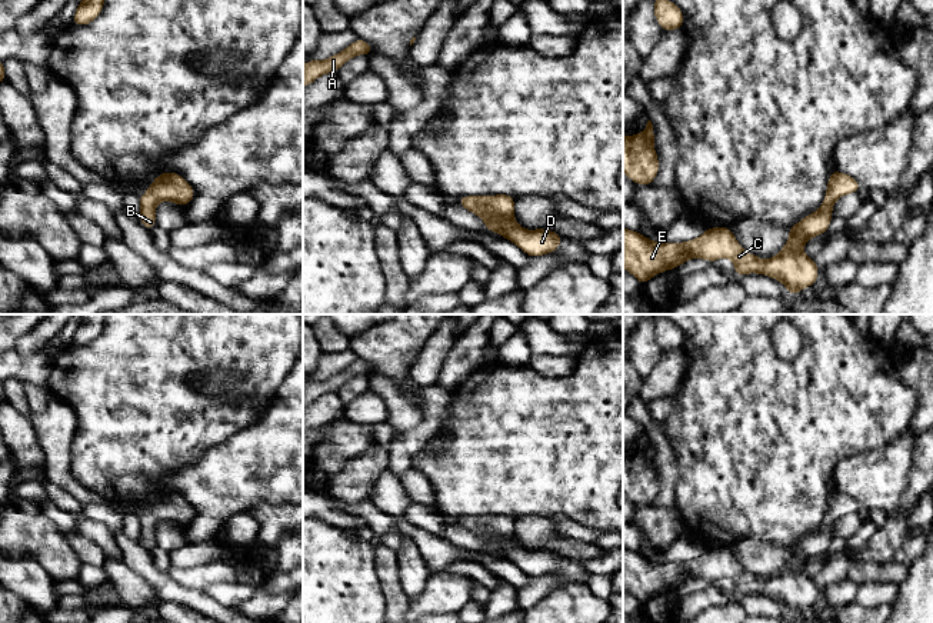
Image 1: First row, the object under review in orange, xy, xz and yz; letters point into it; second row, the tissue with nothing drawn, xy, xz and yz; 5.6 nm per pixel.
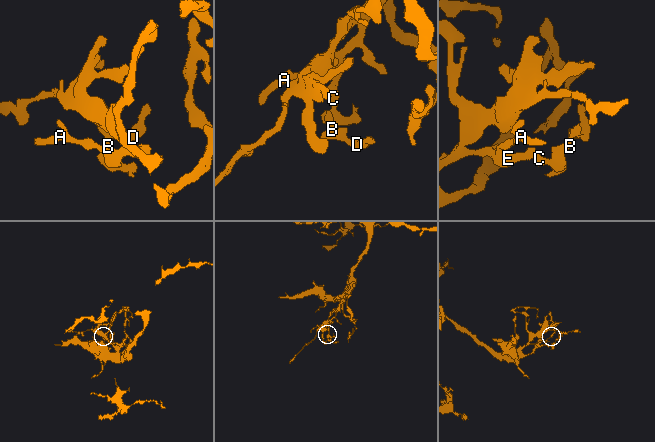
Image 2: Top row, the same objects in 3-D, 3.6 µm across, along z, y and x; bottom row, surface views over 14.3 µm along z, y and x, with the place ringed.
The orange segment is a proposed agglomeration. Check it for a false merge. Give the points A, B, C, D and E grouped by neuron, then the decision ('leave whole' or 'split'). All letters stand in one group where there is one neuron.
A B C D E | leave whole

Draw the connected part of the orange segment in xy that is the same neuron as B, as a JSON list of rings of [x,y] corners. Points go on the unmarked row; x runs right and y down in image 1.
[[[166,492],[159,494],[140,519],[139,542],[151,552],[156,546],[156,526],[159,522],[173,522],[186,527],[194,517],[194,509],[177,493]]]

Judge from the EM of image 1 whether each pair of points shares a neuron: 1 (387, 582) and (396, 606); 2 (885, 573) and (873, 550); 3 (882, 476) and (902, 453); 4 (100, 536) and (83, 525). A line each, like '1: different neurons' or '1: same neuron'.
1: same neuron
2: different neurons
3: same neuron
4: same neuron

